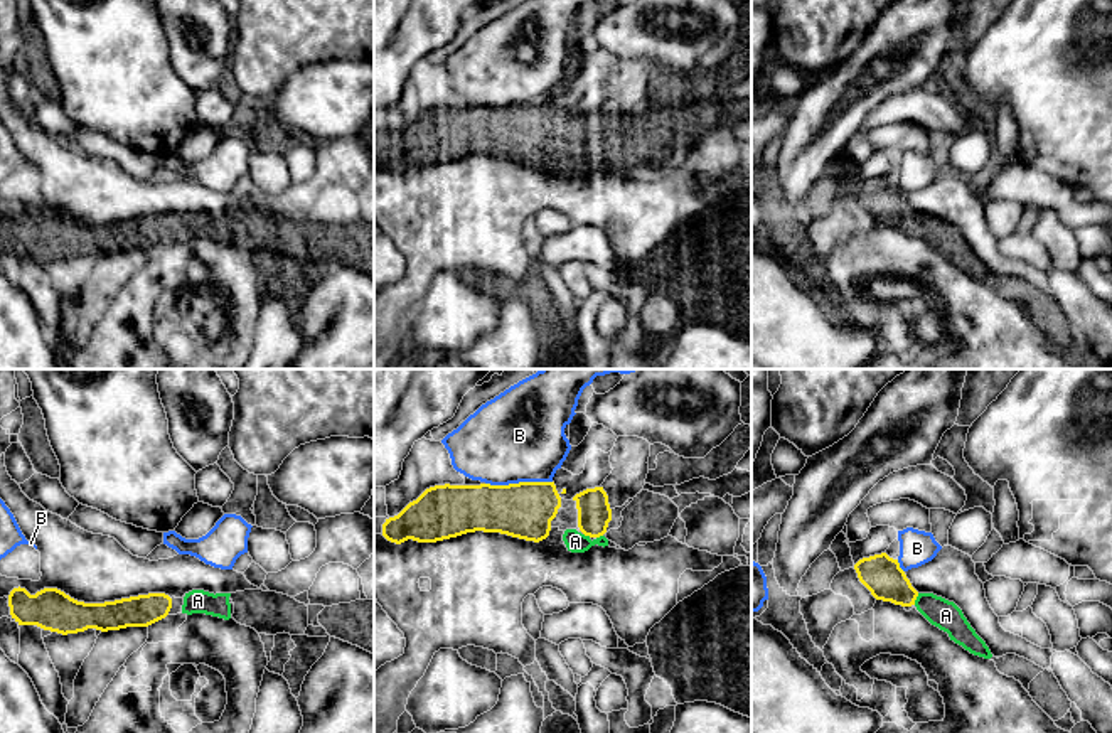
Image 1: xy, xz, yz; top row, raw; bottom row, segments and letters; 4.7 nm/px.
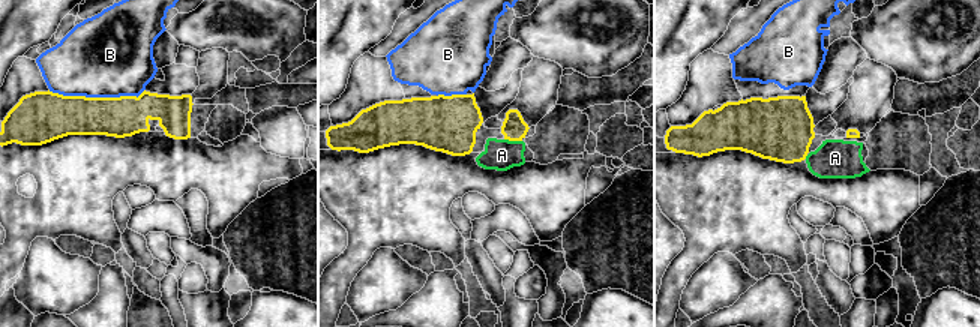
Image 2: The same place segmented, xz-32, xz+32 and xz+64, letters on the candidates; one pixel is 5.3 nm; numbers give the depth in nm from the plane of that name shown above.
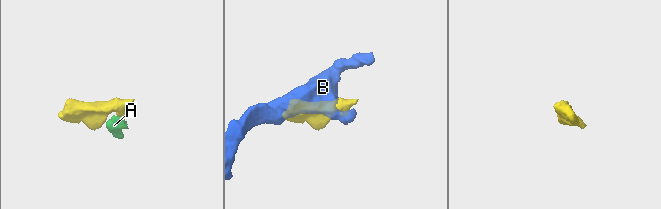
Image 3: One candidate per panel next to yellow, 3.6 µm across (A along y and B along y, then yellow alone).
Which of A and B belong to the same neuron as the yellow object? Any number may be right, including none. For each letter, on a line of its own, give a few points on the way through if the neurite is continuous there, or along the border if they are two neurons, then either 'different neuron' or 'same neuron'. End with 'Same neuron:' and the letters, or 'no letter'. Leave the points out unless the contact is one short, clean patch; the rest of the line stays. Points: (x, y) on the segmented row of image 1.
A: runs through yz (882, 575), (900, 592), (915, 599), (946, 615); same neuron
B: different neuron
Same neuron: A

